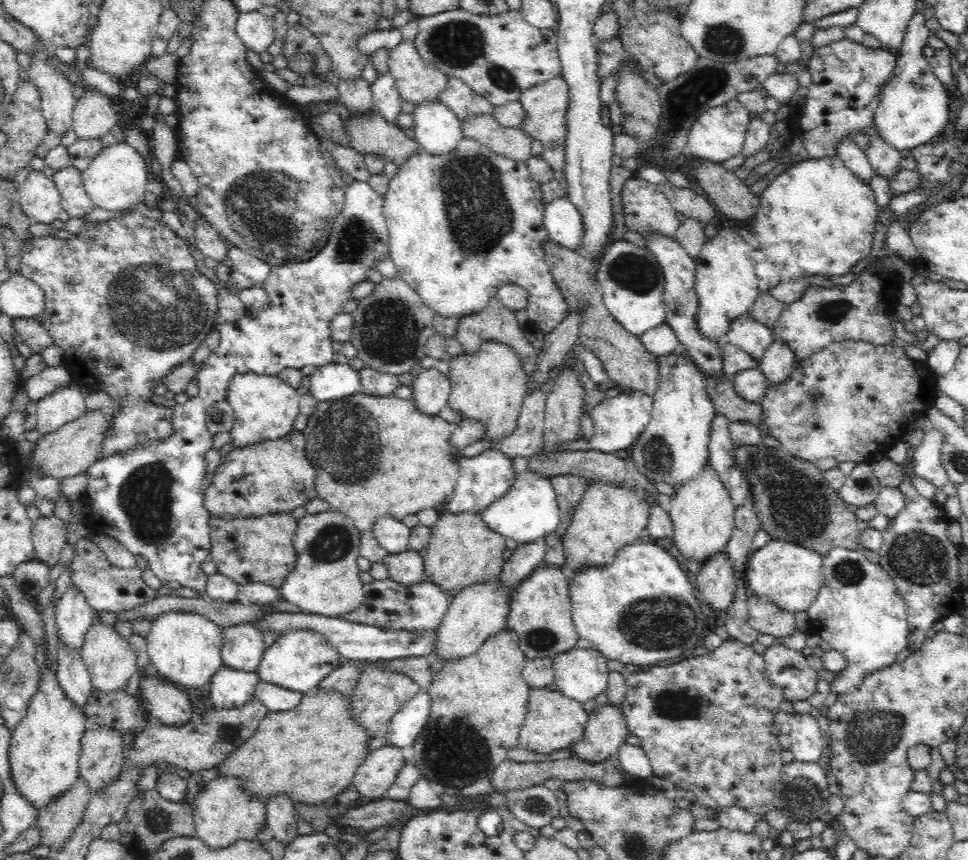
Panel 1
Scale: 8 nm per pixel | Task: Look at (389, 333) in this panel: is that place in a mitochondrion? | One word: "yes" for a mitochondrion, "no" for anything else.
yes

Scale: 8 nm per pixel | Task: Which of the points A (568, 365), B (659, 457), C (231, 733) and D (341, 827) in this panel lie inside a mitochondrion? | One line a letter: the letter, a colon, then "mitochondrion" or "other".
A: other
B: mitochondrion
C: mitochondrion
D: other

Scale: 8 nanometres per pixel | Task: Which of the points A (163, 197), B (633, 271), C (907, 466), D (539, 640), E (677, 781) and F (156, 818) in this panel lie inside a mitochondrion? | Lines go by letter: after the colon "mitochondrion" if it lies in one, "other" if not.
A: other
B: mitochondrion
C: other
D: mitochondrion
E: other
F: mitochondrion

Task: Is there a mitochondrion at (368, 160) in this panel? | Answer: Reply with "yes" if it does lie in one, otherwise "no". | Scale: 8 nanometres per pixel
no

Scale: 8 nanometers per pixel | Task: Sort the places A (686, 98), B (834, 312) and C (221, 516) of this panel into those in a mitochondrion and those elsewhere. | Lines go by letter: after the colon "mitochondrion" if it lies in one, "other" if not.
A: mitochondrion
B: mitochondrion
C: other

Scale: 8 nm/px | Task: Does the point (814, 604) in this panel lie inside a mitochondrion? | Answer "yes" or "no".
no

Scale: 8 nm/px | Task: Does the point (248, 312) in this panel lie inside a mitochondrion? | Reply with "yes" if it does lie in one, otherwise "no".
no

